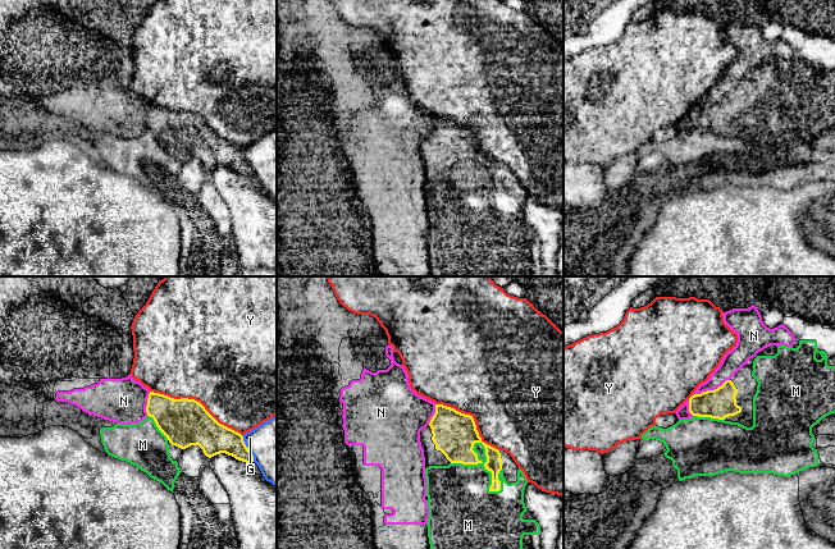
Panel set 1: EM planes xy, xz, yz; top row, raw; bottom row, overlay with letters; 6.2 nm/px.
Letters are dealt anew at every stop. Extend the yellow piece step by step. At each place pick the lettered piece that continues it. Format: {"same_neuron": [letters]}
{"same_neuron": ["M"]}

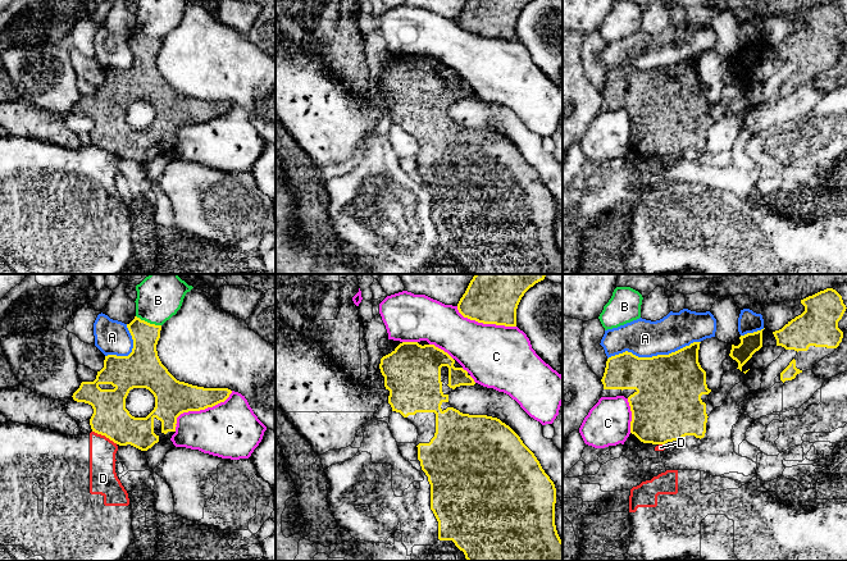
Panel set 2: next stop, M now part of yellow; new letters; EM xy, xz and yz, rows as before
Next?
{"same_neuron": []}

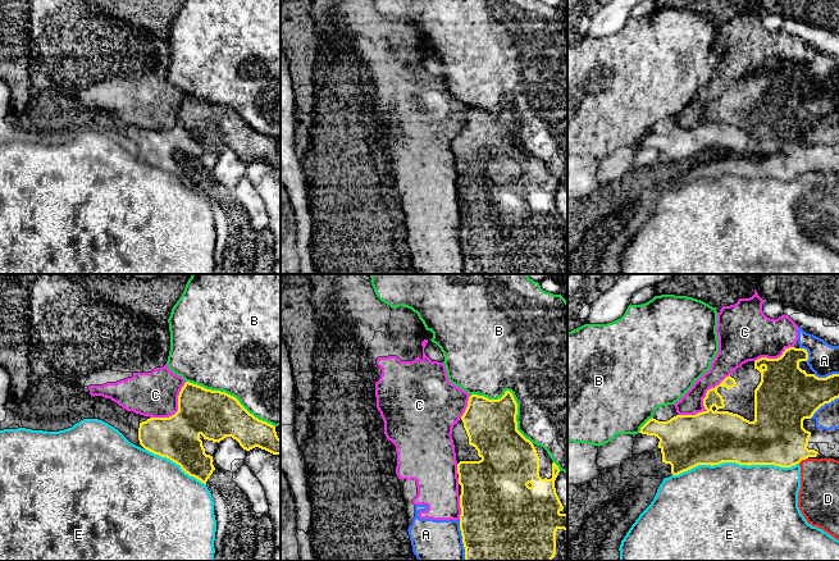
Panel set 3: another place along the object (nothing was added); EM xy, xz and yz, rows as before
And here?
{"same_neuron": []}

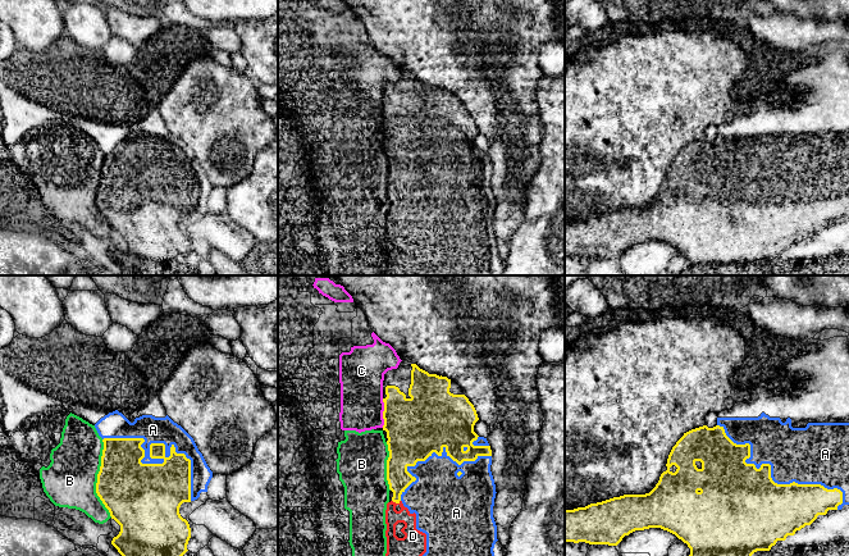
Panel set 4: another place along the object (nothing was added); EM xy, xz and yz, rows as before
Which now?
{"same_neuron": ["A", "D"]}

